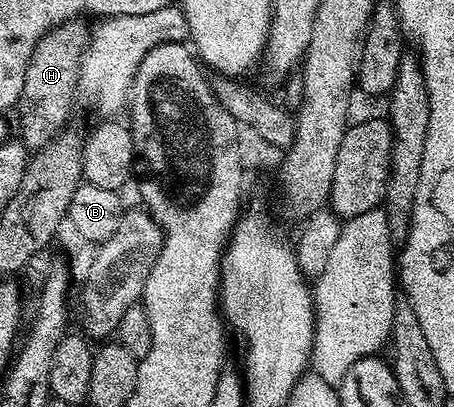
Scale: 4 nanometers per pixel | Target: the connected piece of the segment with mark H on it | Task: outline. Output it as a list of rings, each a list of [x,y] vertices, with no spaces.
[[[72,20],[54,26],[45,36],[41,36],[33,48],[33,56],[29,56],[29,68],[25,68],[25,85],[21,87],[17,107],[18,137],[28,151],[41,150],[58,138],[71,114],[71,105],[76,105],[79,69],[91,40],[91,30],[85,23],[83,20]]]

